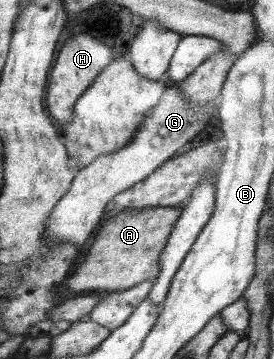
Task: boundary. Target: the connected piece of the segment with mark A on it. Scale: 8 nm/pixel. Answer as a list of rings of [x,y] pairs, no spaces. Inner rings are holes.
[[[146,206],[140,209],[128,208],[113,218],[104,218],[88,254],[69,279],[68,296],[86,293],[105,295],[144,281],[154,284],[161,270],[160,254],[182,212],[183,206]]]

